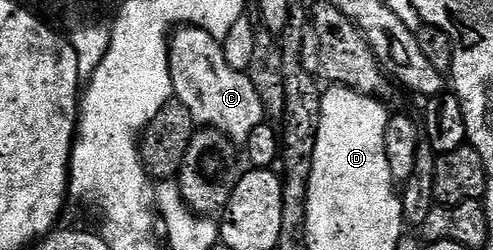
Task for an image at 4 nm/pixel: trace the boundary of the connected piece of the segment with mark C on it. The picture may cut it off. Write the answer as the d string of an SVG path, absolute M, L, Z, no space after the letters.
M185 25L169 37L168 61L175 99L190 111L193 123L213 128L237 144L248 140L255 126L265 123L267 112L254 84L245 72L234 70L228 62L221 41L208 31Z

